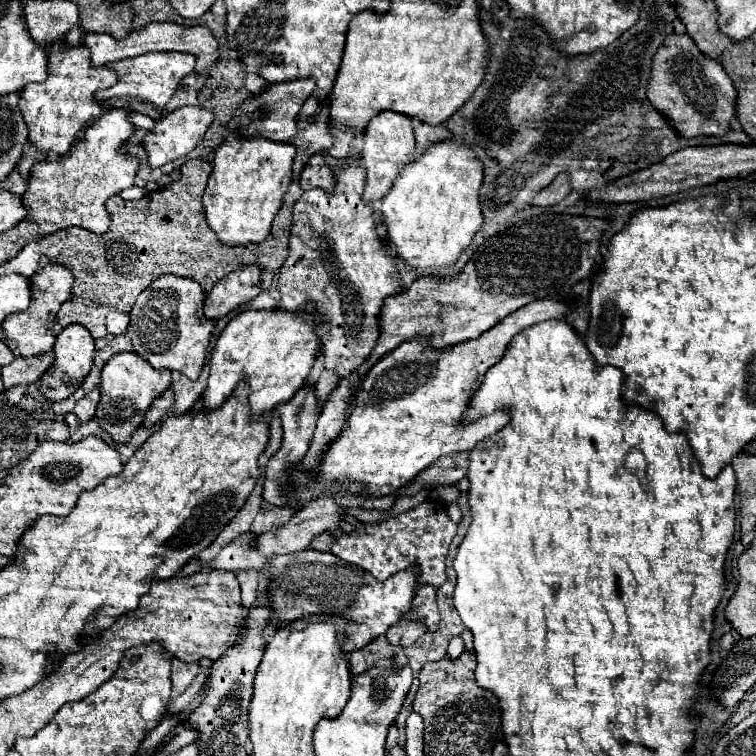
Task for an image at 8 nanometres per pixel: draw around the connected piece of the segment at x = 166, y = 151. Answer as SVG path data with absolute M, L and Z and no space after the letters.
M180 107L172 113L166 113L162 119L156 121L154 129L142 139L142 147L148 153L148 165L152 169L156 169L156 167L162 167L178 157L188 155L202 141L212 119L214 119L214 115L206 109L200 109L200 107Z

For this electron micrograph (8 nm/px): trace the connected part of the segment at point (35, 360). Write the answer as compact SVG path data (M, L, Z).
M44 353L44 355L36 355L30 359L24 357L16 357L10 365L2 367L2 377L4 377L4 389L12 389L16 385L32 385L36 383L52 365L54 361L54 353Z

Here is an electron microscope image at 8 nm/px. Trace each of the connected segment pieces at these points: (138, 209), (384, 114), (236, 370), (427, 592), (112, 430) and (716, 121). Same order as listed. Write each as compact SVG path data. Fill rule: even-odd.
M322 103L314 119L296 133L296 139L290 143L296 147L294 157L294 181L284 197L284 203L272 223L272 231L264 243L254 243L248 247L234 247L228 251L216 243L216 235L206 225L202 195L208 183L212 165L202 159L188 159L180 171L182 179L170 183L166 189L144 195L138 201L124 201L120 195L114 195L106 201L106 211L112 219L110 229L102 235L84 231L78 227L68 227L46 235L38 241L40 255L46 255L50 263L60 263L74 275L72 297L60 307L58 323L68 327L72 323L84 325L94 339L106 337L106 315L110 311L130 313L136 297L160 275L172 273L178 277L190 277L200 283L204 293L208 293L222 277L244 267L258 265L262 271L276 271L282 267L288 255L288 235L292 223L292 207L300 199L302 189L296 185L304 163L318 153L322 147L334 145L334 129L330 129L330 107Z
M380 111L376 117L372 117L364 131L362 159L366 165L364 199L378 201L390 191L400 169L404 169L404 165L408 165L416 159L416 139L414 139L412 117L408 117L404 113L396 113L396 111Z
M244 311L236 315L220 333L216 339L216 345L210 355L210 377L208 377L208 387L202 393L200 409L202 411L214 411L218 409L238 387L240 381L246 381L250 387L250 407L252 407L252 417L260 419L266 413L270 413L276 405L286 403L294 397L296 389L300 389L310 375L314 357L320 349L320 339L316 331L312 331L312 325L308 325L298 313L290 311Z
M420 585L418 593L412 601L412 609L404 615L408 619L420 617L420 621L426 623L428 631L436 631L440 615L436 609L436 587L434 585Z
M120 353L114 355L102 369L100 383L100 401L96 407L94 421L116 441L128 443L132 433L142 425L144 415L152 401L160 397L170 387L170 371L158 371L148 361L140 359L136 353Z
M672 33L664 39L664 45L658 47L652 57L646 97L664 117L676 121L674 129L684 137L722 135L728 131L730 119L734 119L736 91L732 79L728 79L720 63L706 57L688 35Z

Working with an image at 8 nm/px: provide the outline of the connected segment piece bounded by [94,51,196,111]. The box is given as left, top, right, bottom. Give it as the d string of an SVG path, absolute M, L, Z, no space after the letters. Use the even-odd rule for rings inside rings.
M172 51L172 53L146 53L146 55L140 55L140 57L108 63L106 67L118 73L118 83L112 85L106 91L96 93L94 101L106 101L106 99L110 99L114 95L132 95L132 97L140 97L144 101L150 101L156 111L164 111L164 105L174 95L180 79L186 73L194 71L194 61L196 59L190 53L176 53L176 51Z

